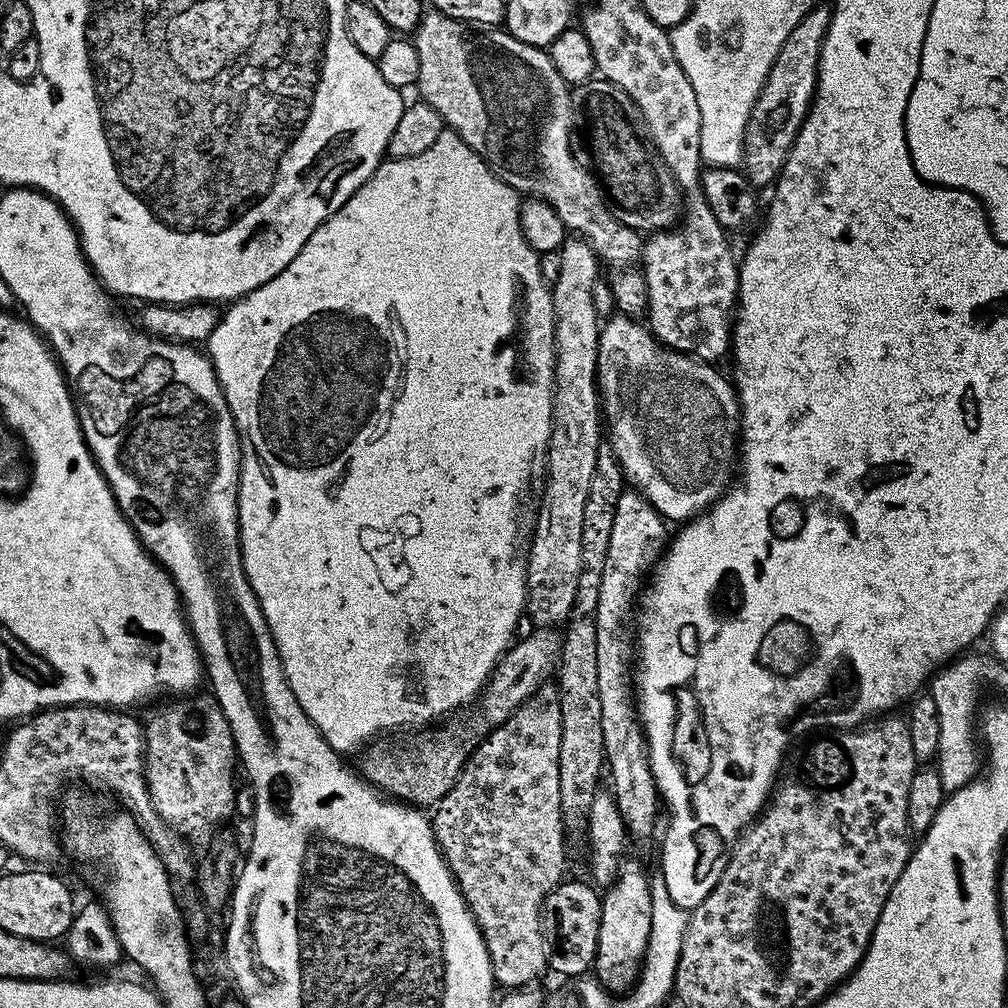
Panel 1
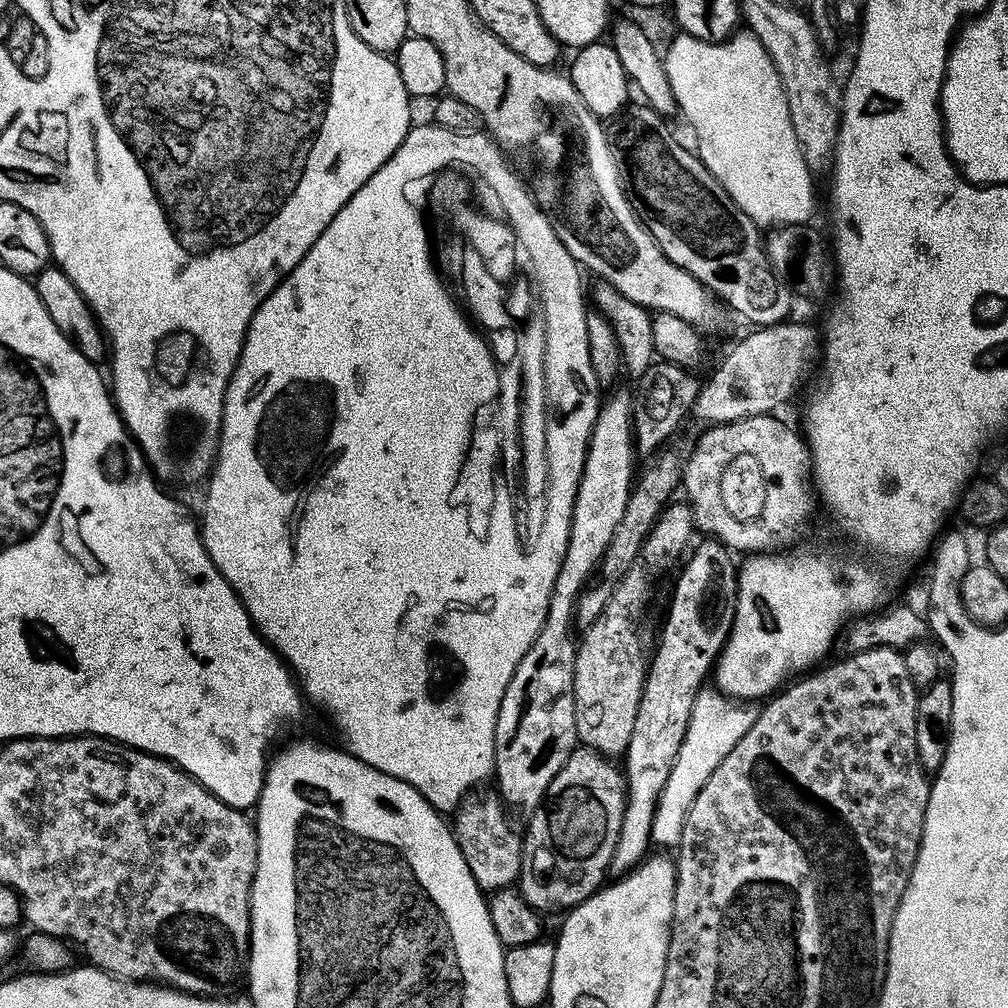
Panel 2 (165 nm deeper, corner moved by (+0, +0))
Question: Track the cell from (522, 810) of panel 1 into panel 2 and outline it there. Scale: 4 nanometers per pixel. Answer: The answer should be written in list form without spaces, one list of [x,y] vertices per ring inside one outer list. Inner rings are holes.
[[[472,790],[456,805],[450,827],[458,846],[474,874],[474,882],[485,893],[491,894],[497,888],[506,888],[517,883],[520,875],[522,840],[508,821],[509,813],[495,791]]]

